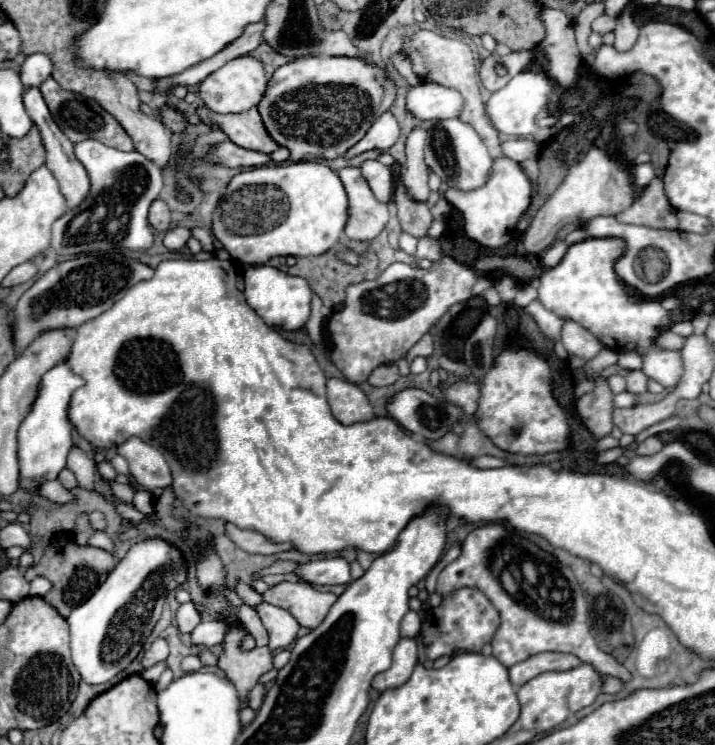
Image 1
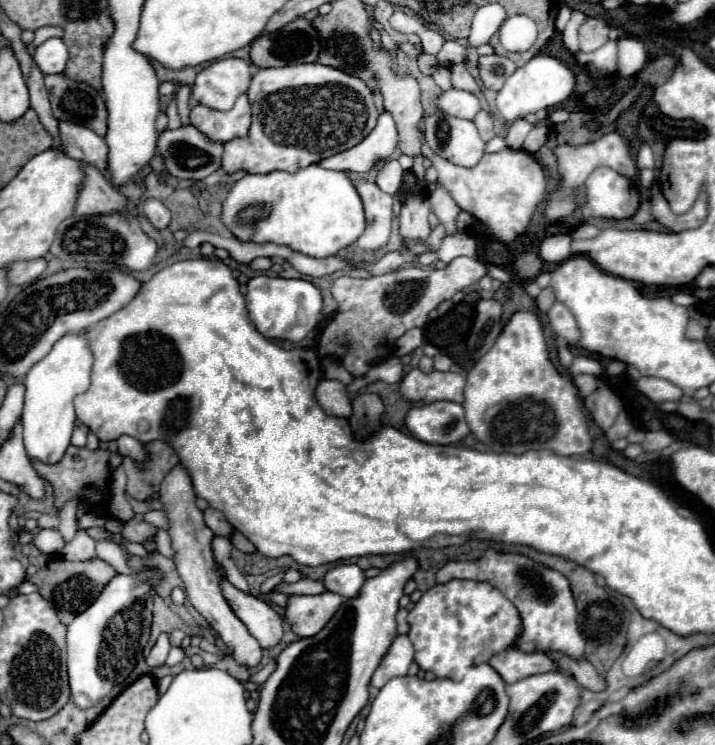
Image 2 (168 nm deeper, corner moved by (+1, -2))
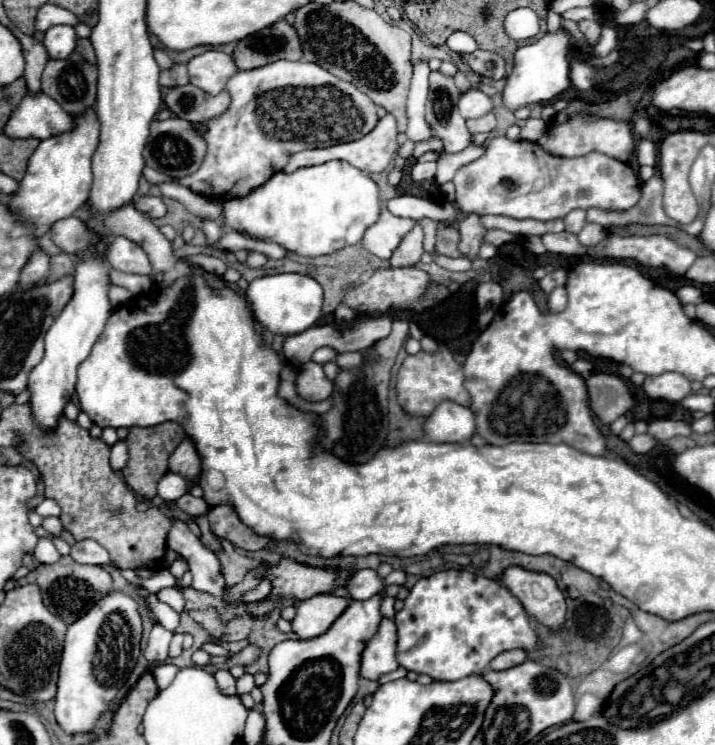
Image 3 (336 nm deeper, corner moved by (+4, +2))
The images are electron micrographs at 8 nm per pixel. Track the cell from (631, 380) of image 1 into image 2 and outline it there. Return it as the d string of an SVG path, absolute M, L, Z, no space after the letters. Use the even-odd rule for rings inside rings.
M639 377L635 385L637 385L637 389L639 389L647 399L651 399L653 403L659 403L659 401L679 401L679 399L683 397L681 389L675 387L673 383L665 381L665 379Z

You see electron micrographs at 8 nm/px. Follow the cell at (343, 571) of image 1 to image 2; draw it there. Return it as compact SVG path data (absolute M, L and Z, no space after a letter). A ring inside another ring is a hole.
M337 565L329 569L323 577L325 587L345 599L351 599L353 595L357 595L363 581L365 581L363 569L357 565Z

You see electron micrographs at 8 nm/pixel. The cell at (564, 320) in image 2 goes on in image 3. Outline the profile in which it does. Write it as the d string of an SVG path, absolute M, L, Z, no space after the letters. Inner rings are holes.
M556 287L556 289L548 295L548 307L550 307L550 311L554 311L554 313L566 309L566 289L564 289L564 287Z

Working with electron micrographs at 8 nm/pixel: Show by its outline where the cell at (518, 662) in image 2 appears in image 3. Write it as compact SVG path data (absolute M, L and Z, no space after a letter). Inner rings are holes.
M512 649L512 651L504 651L500 655L496 655L492 661L490 661L490 669L494 671L502 671L502 669L510 669L518 663L522 663L526 659L526 651L524 649Z

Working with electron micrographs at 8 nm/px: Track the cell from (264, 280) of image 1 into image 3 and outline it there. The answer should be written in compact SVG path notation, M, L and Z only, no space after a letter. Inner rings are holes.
M280 273L254 279L246 289L256 319L276 335L296 335L312 327L322 315L322 287L316 279L300 273Z

